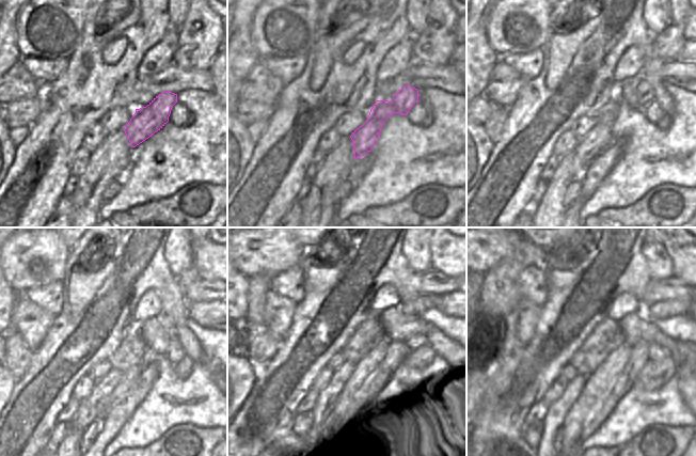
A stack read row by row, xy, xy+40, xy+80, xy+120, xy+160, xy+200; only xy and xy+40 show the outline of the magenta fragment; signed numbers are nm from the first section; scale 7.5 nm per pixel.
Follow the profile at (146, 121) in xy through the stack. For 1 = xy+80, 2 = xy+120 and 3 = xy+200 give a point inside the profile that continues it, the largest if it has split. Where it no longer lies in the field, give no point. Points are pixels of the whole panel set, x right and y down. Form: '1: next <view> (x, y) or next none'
1: next xy+80 (587, 147)
2: next xy+120 (90, 407)
3: next xy+200 (557, 411)

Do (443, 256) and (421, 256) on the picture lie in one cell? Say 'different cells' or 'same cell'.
different cells

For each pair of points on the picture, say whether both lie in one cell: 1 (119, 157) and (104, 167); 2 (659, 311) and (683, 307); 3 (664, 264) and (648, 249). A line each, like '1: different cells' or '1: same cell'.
1: same cell
2: same cell
3: same cell

